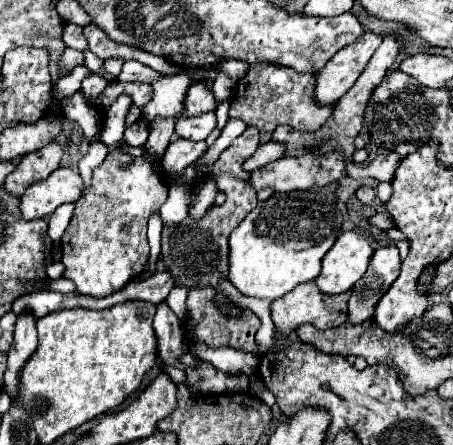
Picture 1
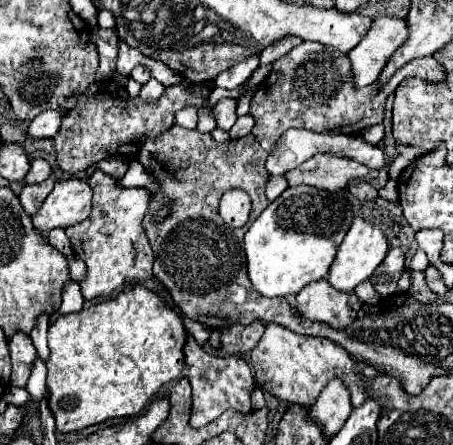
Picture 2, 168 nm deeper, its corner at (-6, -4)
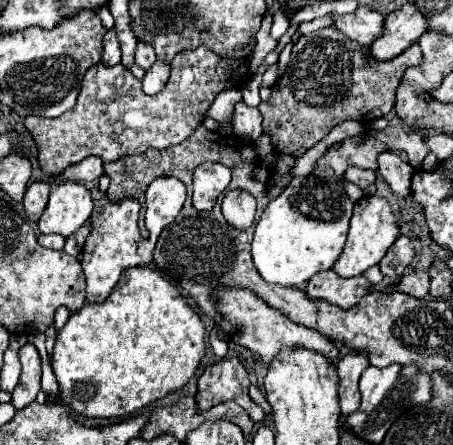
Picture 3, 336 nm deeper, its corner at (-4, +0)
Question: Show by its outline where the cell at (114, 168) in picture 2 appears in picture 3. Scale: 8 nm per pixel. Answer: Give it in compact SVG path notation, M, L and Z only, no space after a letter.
M97 156L85 158L81 164L75 164L69 172L55 176L55 180L73 180L73 182L95 182L103 174L103 162Z

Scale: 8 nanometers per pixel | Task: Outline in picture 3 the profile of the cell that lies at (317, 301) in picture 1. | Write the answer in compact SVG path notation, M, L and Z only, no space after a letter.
M333 270L317 272L317 276L313 276L313 280L307 282L309 298L325 300L341 308L355 306L369 290L371 290L371 284L363 276L341 278Z

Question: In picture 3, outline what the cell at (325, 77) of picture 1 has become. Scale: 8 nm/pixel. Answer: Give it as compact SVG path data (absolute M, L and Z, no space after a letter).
M405 4L385 16L385 36L371 44L371 56L377 60L389 60L417 42L429 24L415 4Z

